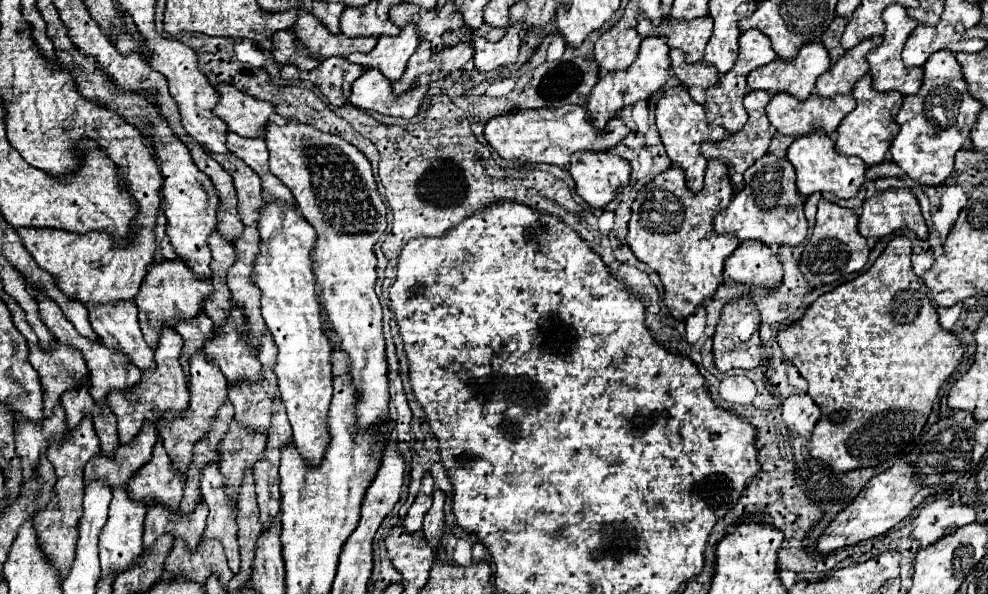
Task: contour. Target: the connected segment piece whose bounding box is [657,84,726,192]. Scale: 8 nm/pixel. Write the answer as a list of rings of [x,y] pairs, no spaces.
[[[683,84],[667,90],[665,96],[659,100],[657,130],[661,134],[661,140],[665,144],[665,150],[667,150],[667,156],[671,158],[671,162],[675,166],[683,168],[687,188],[691,192],[699,192],[703,188],[703,176],[705,176],[705,166],[707,166],[707,160],[701,156],[699,146],[703,142],[719,142],[725,136],[726,130],[719,124],[713,124],[711,110],[707,110],[705,105],[697,104],[689,96],[689,90]]]

